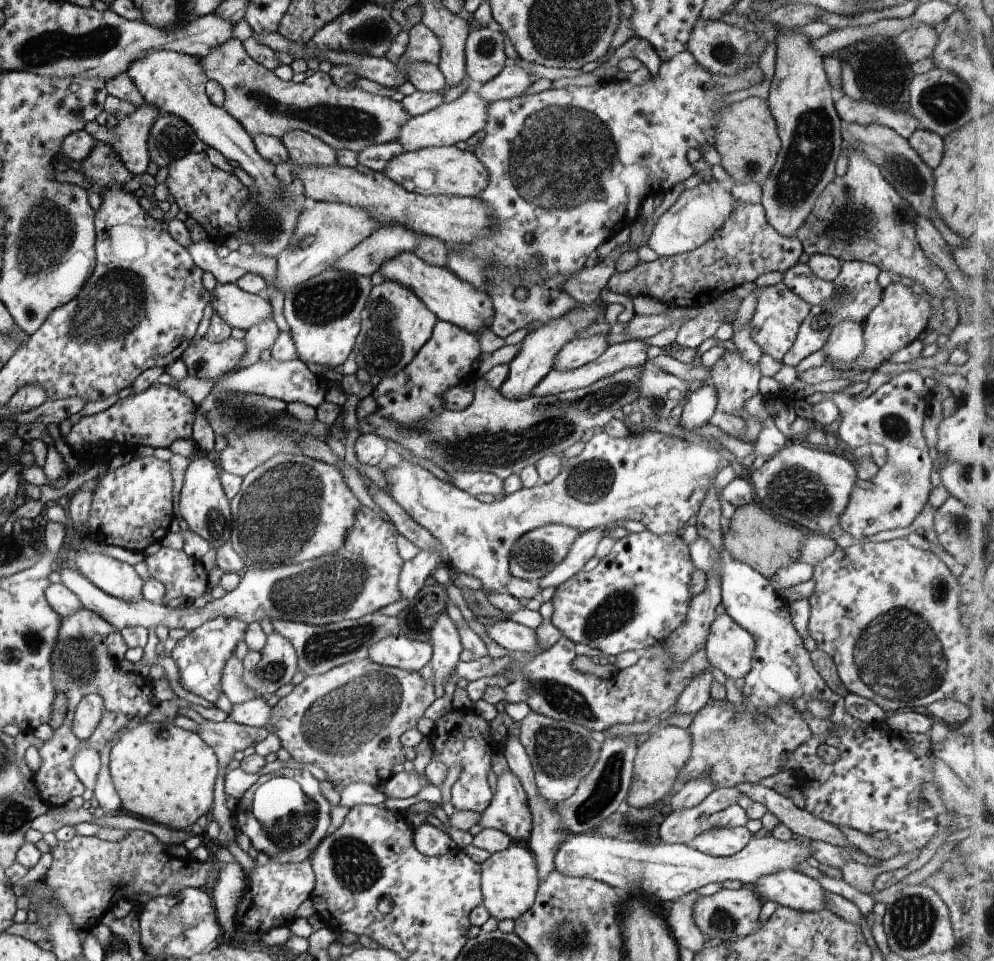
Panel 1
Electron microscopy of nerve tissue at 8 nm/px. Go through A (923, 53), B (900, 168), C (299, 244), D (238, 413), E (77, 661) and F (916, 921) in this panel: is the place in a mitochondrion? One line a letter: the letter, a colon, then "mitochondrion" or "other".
A: other
B: mitochondrion
C: mitochondrion
D: mitochondrion
E: mitochondrion
F: mitochondrion

